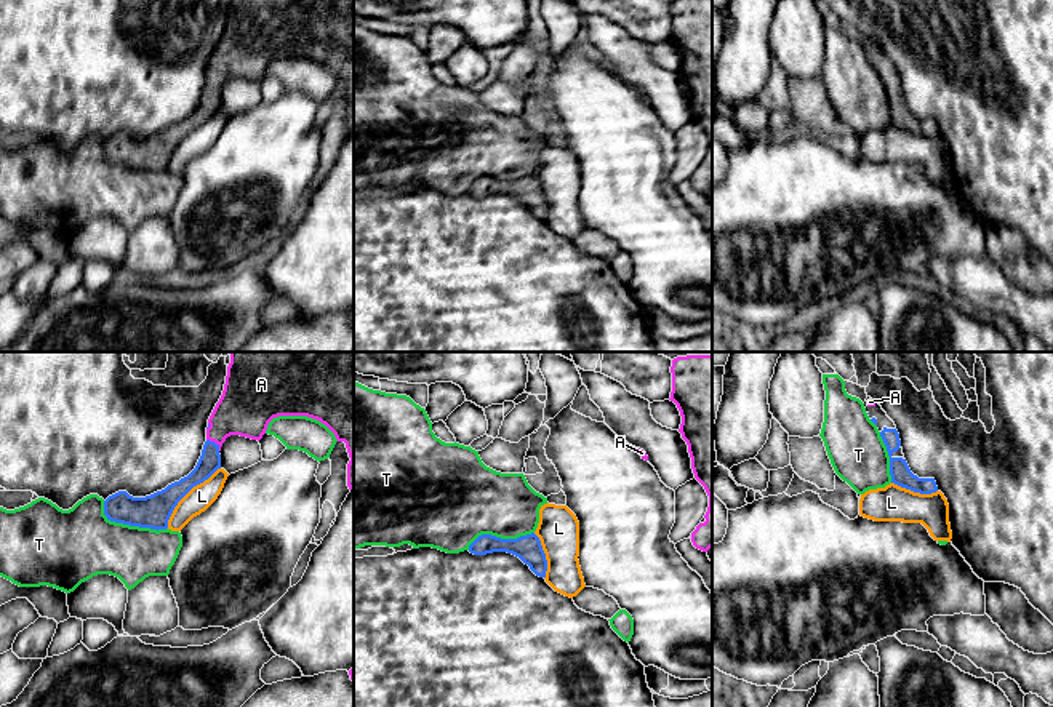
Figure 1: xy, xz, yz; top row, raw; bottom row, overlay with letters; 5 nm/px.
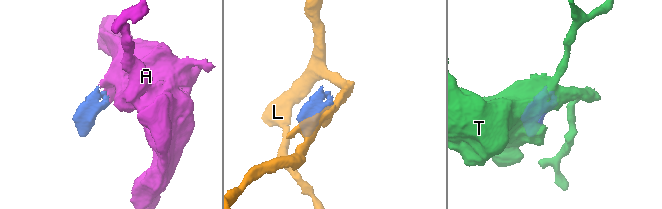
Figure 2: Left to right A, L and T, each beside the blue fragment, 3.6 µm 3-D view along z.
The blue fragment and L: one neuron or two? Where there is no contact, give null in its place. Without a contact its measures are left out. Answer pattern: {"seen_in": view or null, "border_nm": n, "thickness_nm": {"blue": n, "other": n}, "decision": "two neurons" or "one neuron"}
{"seen_in": "xy", "border_nm": 400, "thickness_nm": {"blue": 170, "other": 120}, "decision": "two neurons"}

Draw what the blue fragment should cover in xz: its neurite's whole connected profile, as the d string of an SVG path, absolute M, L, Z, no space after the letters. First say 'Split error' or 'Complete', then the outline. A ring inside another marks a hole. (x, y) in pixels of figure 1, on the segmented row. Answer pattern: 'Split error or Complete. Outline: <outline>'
Complete. Outline: M535 533L517 539L501 539L491 534L482 534L469 545L469 552L474 555L493 552L512 553L528 565L536 576L546 577L547 560L541 541Z

